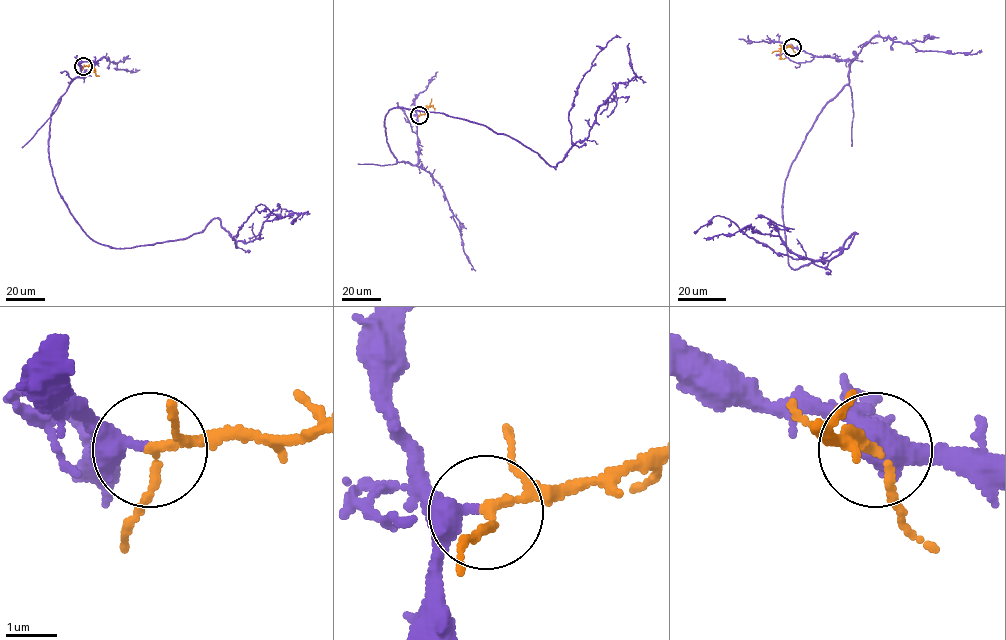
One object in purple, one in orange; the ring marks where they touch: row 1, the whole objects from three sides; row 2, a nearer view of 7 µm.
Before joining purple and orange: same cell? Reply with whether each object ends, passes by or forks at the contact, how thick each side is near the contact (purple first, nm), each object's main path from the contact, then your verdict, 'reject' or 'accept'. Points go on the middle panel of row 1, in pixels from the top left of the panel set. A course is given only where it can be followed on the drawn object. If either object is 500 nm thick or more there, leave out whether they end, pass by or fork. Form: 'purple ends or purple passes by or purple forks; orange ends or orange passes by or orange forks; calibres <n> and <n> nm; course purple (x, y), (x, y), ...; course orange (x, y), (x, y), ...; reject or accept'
purple passes by; orange forks; calibres 280 and 130 nm; course purple (419, 115), (418, 162), (398, 162), (394, 107), (484, 125), (555, 166), (583, 75), (620, 37); course orange (419, 115), (426, 112), (430, 105), (434, 110); accept

